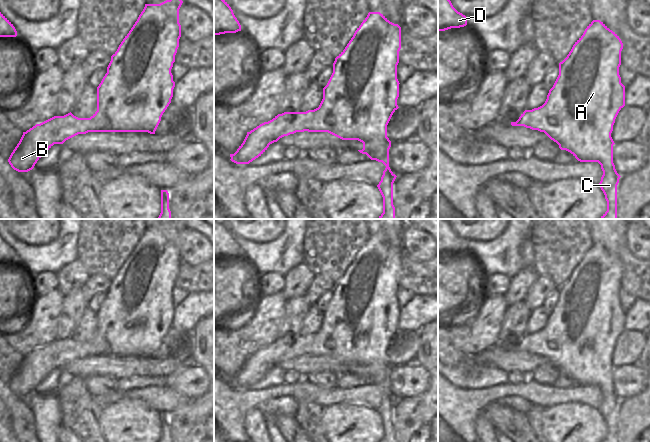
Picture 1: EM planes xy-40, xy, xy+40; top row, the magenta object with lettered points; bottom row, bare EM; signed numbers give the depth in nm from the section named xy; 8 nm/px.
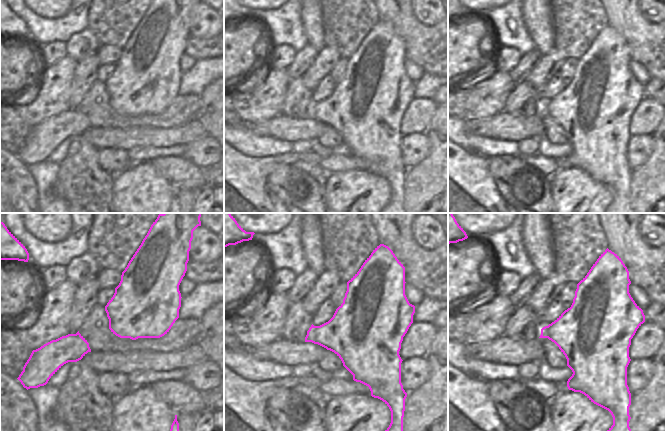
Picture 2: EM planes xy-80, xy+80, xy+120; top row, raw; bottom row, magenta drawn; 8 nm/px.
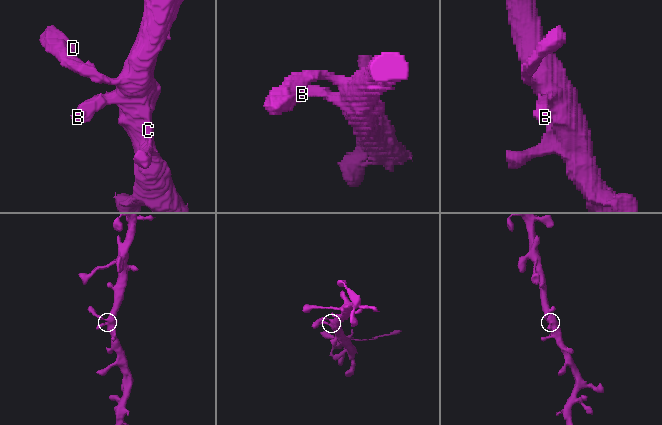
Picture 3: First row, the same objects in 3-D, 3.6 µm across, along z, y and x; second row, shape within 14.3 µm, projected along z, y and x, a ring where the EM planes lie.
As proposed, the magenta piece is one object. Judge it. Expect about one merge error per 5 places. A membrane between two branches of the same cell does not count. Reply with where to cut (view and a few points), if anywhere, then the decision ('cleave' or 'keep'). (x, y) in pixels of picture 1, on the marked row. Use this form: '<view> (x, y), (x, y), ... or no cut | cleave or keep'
no cut | keep

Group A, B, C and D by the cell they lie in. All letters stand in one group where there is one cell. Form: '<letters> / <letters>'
A B C D

